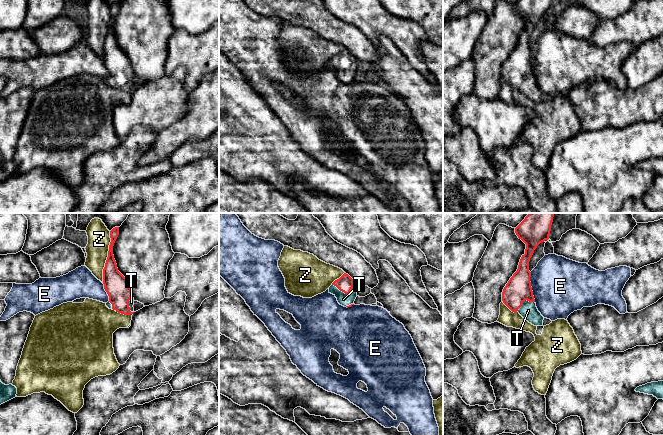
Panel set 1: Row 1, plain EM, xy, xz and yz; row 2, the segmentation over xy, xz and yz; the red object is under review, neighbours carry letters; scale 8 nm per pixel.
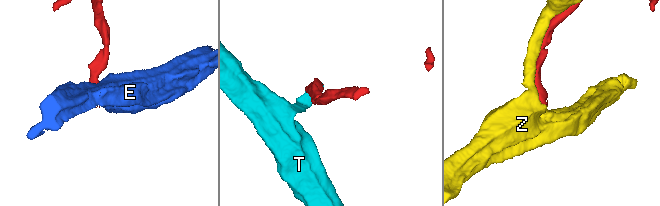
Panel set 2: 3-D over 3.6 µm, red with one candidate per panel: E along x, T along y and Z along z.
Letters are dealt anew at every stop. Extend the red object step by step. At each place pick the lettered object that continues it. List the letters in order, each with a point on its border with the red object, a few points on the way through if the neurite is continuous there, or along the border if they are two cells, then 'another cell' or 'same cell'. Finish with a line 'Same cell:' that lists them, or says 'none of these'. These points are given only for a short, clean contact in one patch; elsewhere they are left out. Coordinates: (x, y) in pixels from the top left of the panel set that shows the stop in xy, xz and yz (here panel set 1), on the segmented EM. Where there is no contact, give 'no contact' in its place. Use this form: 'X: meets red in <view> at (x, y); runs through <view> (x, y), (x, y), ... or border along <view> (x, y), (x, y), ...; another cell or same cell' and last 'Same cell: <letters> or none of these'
E: meets red in yz at (531, 287); border along yz (530, 272), (530, 286), (535, 301); another cell
T: meets red in xz at (345, 293); runs through xz (345, 283), (345, 293), (343, 299); same cell
Z: meets red in xy at (107, 257); another cell
Same cell: T

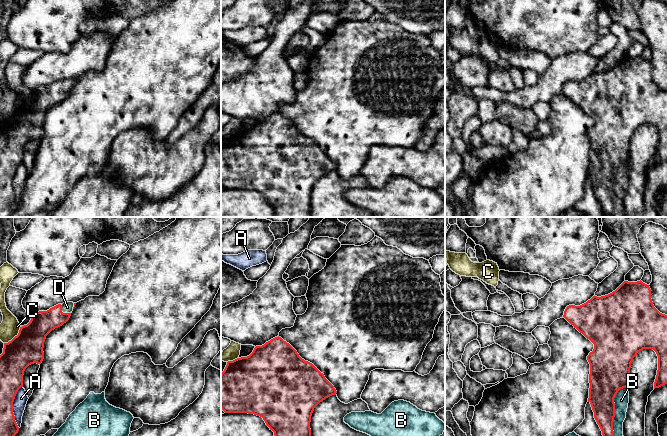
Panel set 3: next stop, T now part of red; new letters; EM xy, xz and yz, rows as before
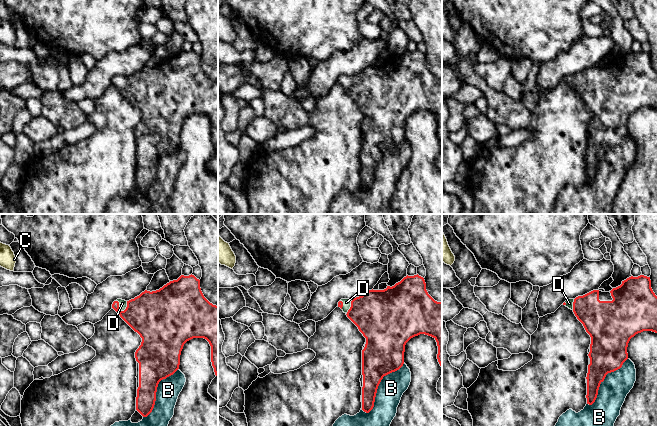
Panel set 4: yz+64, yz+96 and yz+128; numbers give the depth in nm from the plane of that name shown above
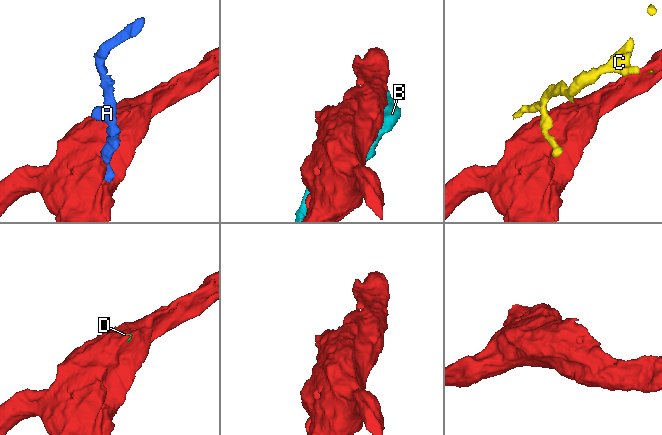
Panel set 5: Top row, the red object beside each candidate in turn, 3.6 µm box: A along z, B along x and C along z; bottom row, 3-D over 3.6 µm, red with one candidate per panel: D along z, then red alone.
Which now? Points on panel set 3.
A: meets red in xy at (12, 407); another cell
B: meets red in yz at (614, 409); another cell
C: meets red in xy at (15, 336); border along xy (20, 327), (17, 334), (4, 343); another cell
D: meets red in xy at (62, 312); runs through xy (42, 323), (62, 312), (67, 307); same cell
Same cell: D

